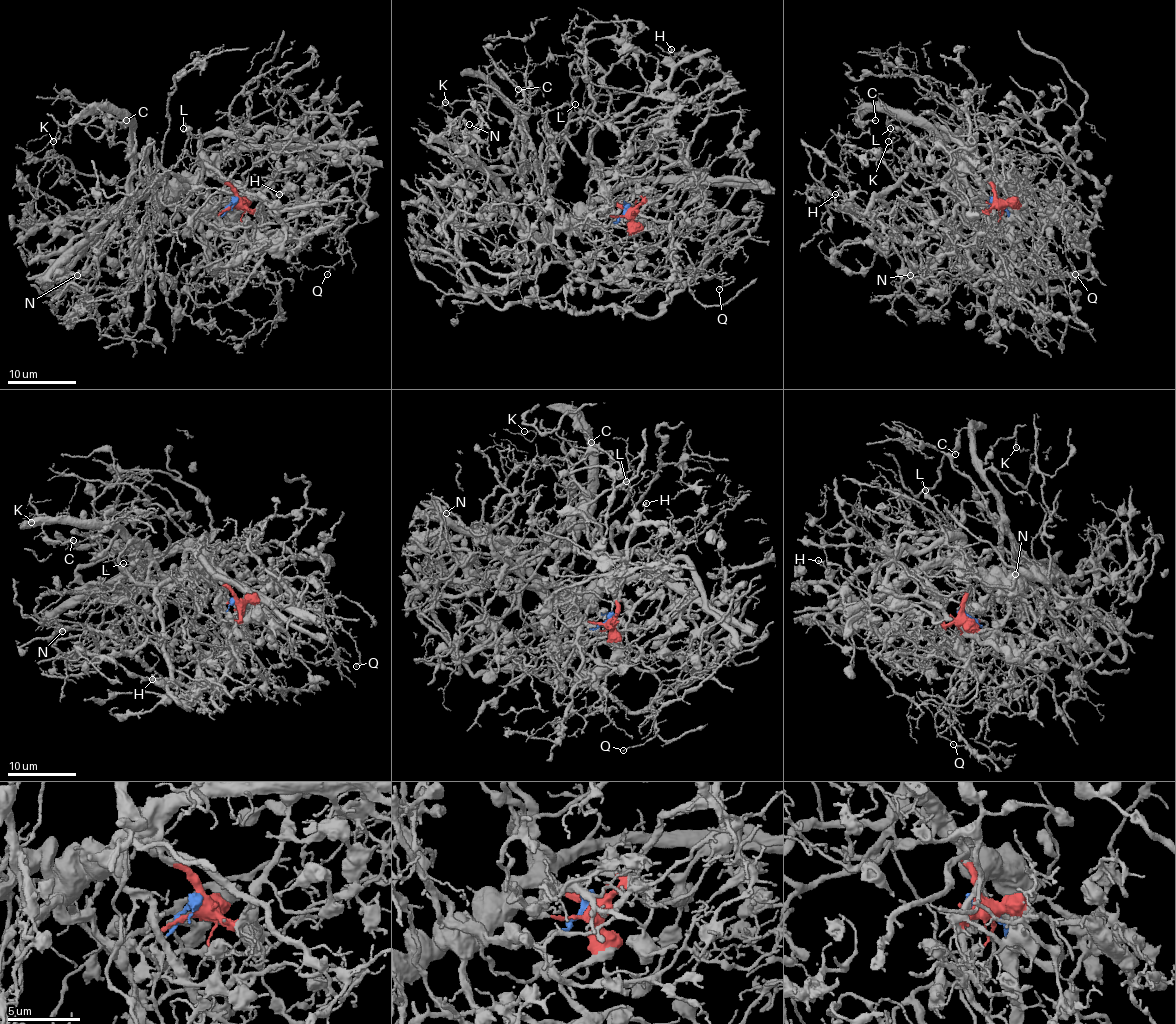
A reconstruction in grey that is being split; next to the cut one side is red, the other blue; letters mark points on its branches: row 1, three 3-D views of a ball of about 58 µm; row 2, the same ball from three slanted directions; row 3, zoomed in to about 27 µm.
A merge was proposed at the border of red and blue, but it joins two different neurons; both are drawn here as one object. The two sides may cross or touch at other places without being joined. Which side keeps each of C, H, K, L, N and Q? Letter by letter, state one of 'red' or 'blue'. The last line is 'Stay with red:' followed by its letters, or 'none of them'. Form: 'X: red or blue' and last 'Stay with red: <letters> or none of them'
C: blue
H: red
K: blue
L: blue
N: red
Q: red
Stay with red: H, N, Q

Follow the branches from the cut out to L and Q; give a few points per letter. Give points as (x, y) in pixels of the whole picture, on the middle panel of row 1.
L: (627, 210), (605, 228), (581, 228), (550, 195), (543, 176), (555, 138), (565, 140), (577, 131), (576, 104)
Q: (627, 210), (629, 231), (615, 246), (624, 270), (653, 264), (694, 283), (705, 276), (734, 279), (718, 289)

